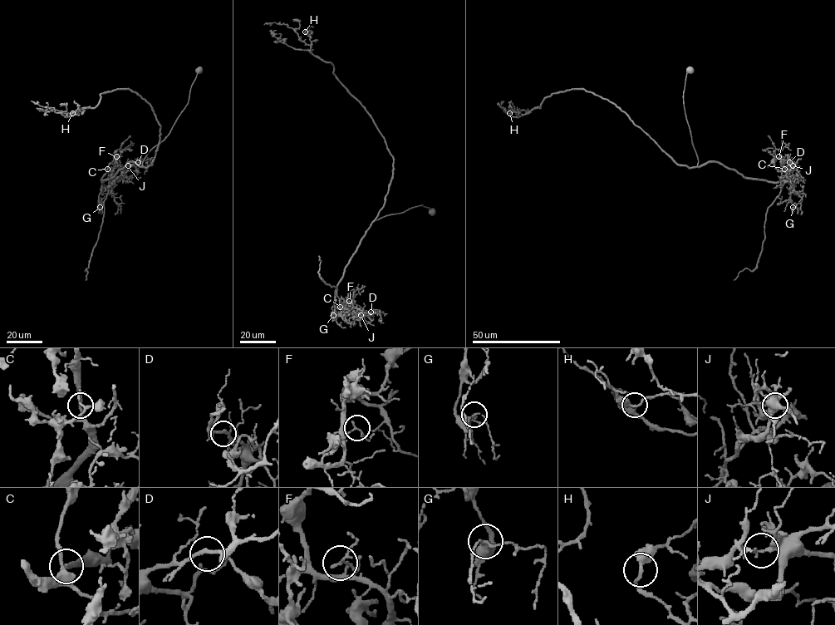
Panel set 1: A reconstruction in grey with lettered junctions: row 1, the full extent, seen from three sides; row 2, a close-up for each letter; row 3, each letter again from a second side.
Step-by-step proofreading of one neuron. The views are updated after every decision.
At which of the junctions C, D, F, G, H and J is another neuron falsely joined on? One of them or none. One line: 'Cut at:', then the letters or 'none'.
Cut at: J

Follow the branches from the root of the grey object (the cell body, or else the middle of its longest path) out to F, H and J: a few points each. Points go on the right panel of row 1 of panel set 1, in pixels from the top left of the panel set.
F: (689, 69), (684, 105), (698, 166), (716, 161), (744, 177), (778, 182), (785, 175), (783, 160), (778, 156)
H: (689, 69), (683, 99), (695, 167), (677, 164), (625, 112), (582, 89), (509, 113)
J: (689, 69), (684, 91), (684, 105), (698, 166), (716, 161), (744, 177), (778, 182), (789, 167), (793, 166)

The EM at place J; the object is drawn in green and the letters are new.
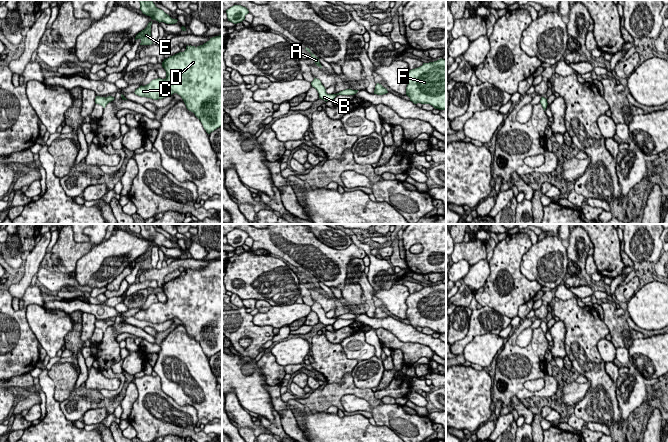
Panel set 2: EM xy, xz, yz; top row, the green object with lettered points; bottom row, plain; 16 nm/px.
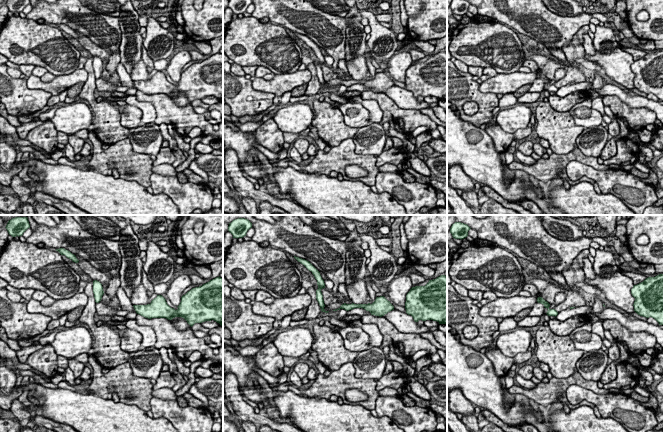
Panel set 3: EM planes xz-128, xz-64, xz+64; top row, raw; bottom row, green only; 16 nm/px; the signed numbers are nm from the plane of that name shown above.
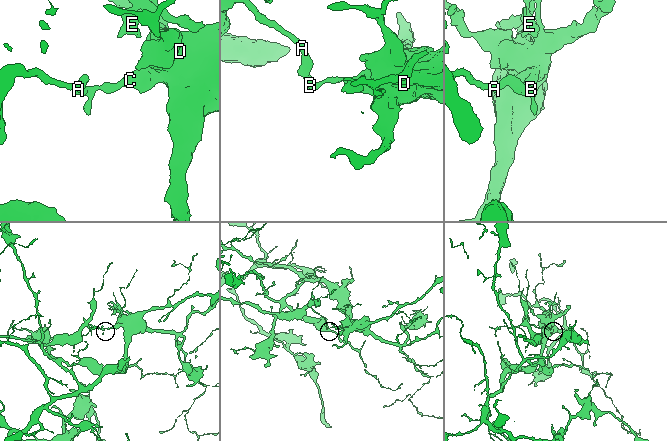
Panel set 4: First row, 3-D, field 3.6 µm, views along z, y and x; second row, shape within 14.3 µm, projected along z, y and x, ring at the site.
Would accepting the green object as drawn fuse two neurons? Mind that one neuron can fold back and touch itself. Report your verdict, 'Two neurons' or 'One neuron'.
Two neurons

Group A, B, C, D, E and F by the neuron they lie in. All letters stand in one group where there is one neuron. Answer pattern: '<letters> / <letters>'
A B / C D E F

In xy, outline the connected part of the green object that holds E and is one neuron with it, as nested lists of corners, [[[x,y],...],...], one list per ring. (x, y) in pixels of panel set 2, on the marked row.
[[[152,21],[148,23],[147,27],[144,30],[142,30],[136,35],[135,40],[140,39],[141,40],[140,45],[153,44],[151,41],[151,25]]]

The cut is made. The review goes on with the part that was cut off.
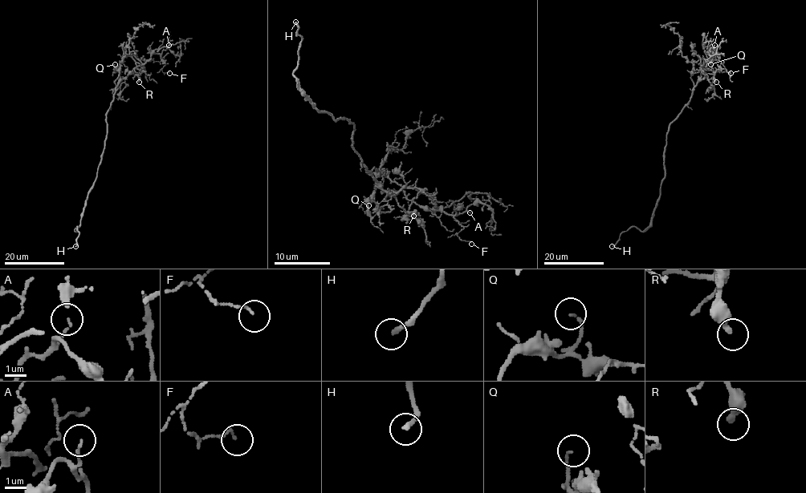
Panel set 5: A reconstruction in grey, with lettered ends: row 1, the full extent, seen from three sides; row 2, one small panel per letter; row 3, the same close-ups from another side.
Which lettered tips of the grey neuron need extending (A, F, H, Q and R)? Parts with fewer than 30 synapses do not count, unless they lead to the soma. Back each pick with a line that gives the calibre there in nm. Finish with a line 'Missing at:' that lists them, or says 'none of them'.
H: 220 nm thick
R: 360 nm thick
Missing at: H, R

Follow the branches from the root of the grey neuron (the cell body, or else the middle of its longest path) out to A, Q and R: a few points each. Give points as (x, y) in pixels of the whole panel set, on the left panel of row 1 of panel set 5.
A: (107, 123), (107, 112), (113, 100), (117, 84), (135, 68), (148, 60), (152, 54), (161, 54), (168, 45)
Q: (107, 123), (107, 112), (113, 100), (119, 76), (119, 71), (114, 69), (115, 64)
R: (107, 123), (107, 112), (113, 100), (117, 84), (130, 73), (138, 77), (139, 82)

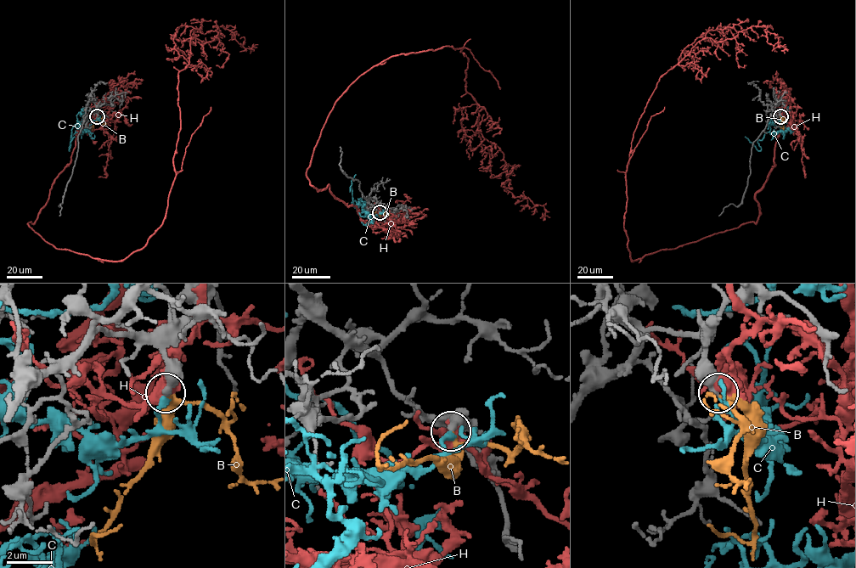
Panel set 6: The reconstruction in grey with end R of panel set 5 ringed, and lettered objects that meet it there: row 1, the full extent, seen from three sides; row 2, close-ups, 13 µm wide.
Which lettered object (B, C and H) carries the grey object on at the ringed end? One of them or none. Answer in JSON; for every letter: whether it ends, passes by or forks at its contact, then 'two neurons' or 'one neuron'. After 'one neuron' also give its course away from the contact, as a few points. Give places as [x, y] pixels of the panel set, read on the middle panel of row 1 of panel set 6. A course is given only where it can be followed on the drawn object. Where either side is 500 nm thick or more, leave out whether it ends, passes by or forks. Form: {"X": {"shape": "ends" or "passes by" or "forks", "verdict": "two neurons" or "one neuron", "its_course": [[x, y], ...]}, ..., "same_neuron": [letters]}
{"B": {"shape": "passes by", "verdict": "one neuron"}, "C": {"shape": "ends", "verdict": "two neurons"}, "H": {"verdict": "two neurons"}, "same_neuron": ["B"]}

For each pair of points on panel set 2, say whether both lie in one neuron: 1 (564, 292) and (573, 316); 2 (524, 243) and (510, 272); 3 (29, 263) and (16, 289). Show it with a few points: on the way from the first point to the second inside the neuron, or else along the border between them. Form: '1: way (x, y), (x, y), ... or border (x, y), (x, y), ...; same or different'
1: border (573, 297), (567, 300), (559, 300); different
2: way (517, 250), (510, 257), (510, 265); same
3: way (29, 270), (28, 276), (23, 283); same

